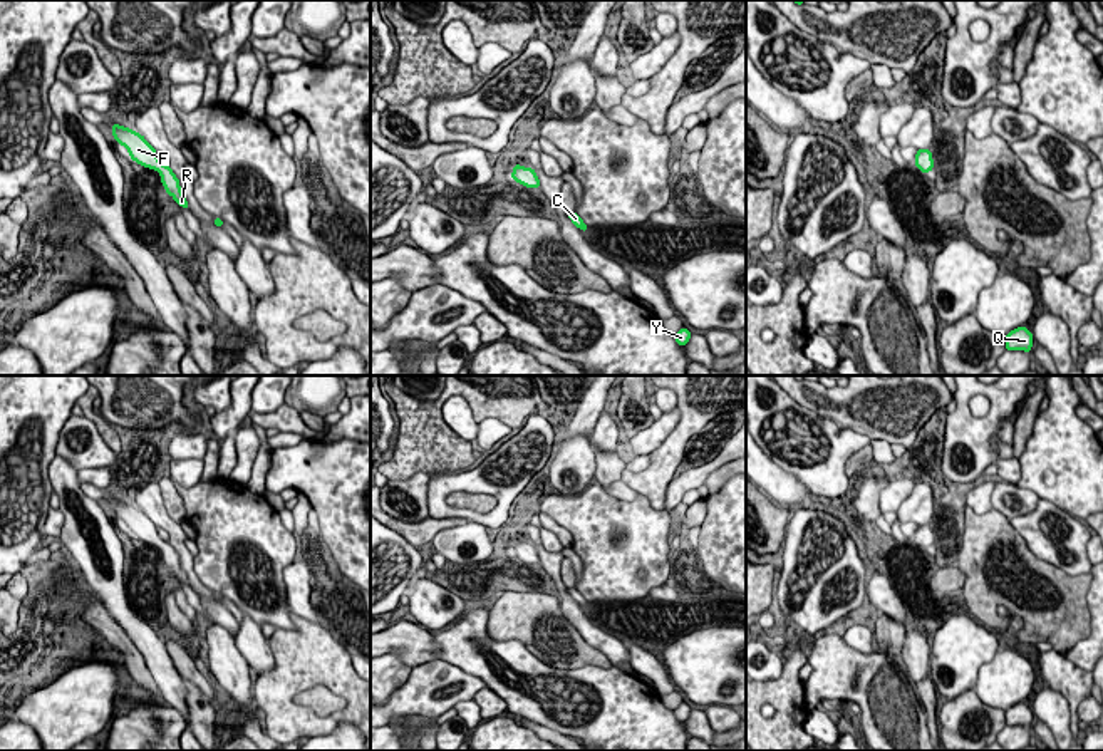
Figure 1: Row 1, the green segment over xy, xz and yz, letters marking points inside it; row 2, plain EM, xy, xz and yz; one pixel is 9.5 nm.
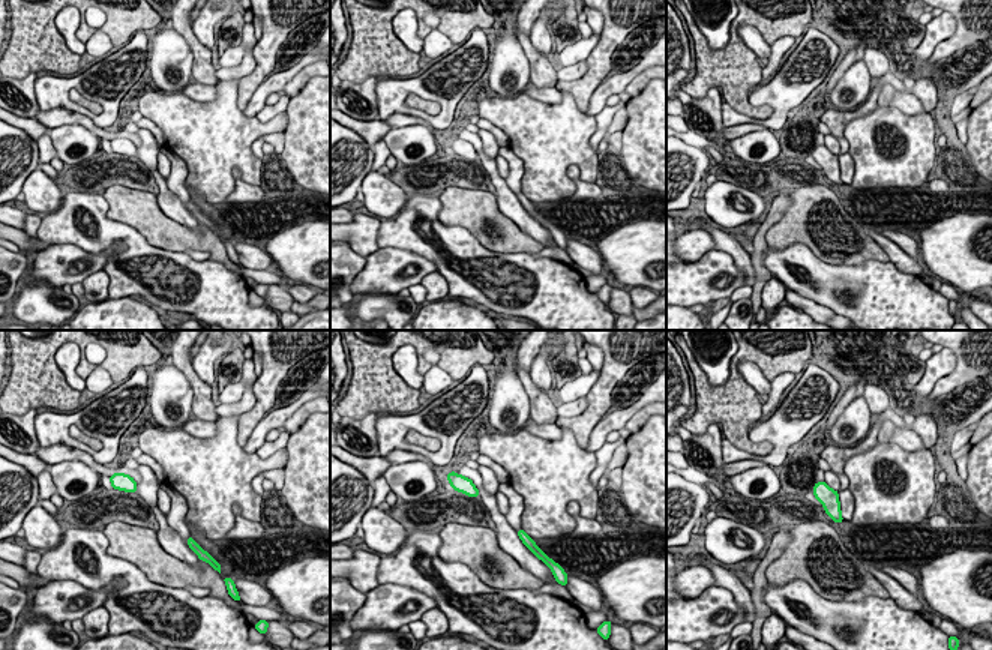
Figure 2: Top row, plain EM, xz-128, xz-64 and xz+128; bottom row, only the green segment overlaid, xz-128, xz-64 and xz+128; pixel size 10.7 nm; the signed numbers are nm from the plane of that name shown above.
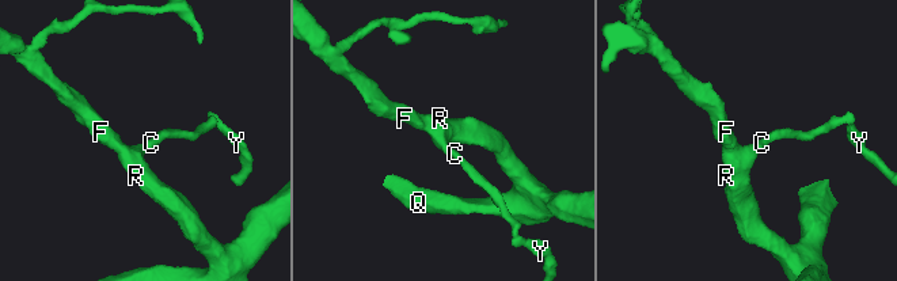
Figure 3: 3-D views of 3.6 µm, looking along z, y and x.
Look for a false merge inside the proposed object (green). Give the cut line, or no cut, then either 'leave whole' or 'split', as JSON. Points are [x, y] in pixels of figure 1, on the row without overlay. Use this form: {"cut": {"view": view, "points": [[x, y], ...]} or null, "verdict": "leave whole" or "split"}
{"cut": null, "verdict": "leave whole"}

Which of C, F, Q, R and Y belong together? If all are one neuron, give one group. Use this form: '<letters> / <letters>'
C F Q R Y

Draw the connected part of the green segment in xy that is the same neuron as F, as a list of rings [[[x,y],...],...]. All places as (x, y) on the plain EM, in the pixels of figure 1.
[[[112,500],[112,511],[116,518],[129,526],[132,536],[142,543],[156,545],[161,550],[161,558],[164,560],[166,568],[171,570],[179,582],[189,585],[188,577],[181,568],[179,555],[169,541],[164,541],[158,535],[156,525],[144,515],[144,511],[119,500]]]

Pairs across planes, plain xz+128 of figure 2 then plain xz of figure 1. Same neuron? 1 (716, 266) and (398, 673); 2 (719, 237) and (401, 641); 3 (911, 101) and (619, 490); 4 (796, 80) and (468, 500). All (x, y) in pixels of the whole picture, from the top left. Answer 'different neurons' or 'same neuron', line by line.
1: different neurons
2: same neuron
3: same neuron
4: different neurons

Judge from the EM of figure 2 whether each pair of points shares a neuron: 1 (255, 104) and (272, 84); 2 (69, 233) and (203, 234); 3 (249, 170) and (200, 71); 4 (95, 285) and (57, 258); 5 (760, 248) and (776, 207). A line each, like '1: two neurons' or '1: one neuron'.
1: one neuron
2: two neurons
3: two neurons
4: two neurons
5: one neuron

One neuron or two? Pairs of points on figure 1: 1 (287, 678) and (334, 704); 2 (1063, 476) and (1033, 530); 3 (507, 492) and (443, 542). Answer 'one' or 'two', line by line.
1: two
2: two
3: two

